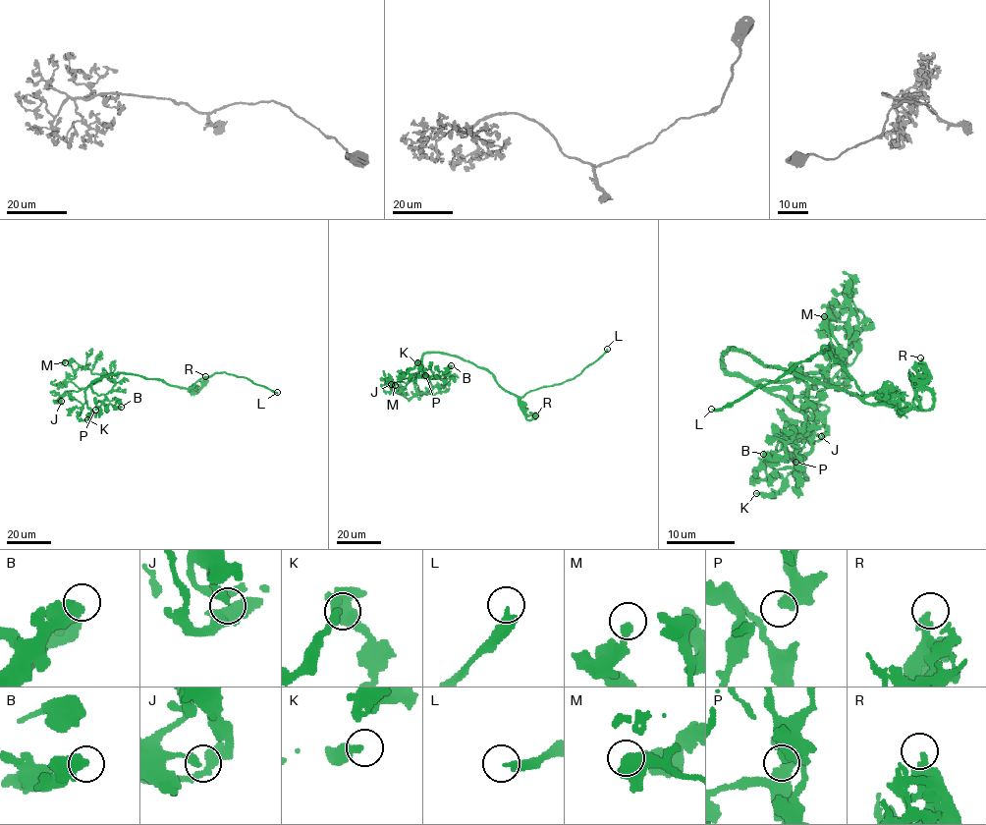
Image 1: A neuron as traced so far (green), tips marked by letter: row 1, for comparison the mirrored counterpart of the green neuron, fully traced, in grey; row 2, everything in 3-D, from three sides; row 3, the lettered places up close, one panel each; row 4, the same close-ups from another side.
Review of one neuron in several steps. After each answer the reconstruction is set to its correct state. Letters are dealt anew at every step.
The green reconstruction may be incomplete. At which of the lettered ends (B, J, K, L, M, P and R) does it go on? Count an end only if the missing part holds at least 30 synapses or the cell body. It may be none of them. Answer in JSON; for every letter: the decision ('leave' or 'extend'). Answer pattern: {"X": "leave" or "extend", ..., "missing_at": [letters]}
{"B": "leave", "J": "leave", "K": "leave", "L": "extend", "M": "leave", "P": "leave", "R": "leave", "missing_at": ["L"]}

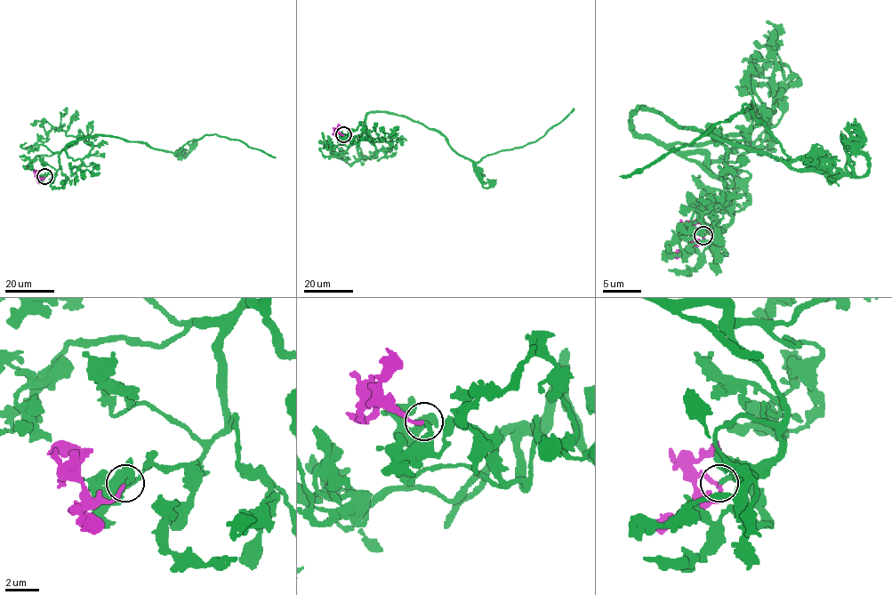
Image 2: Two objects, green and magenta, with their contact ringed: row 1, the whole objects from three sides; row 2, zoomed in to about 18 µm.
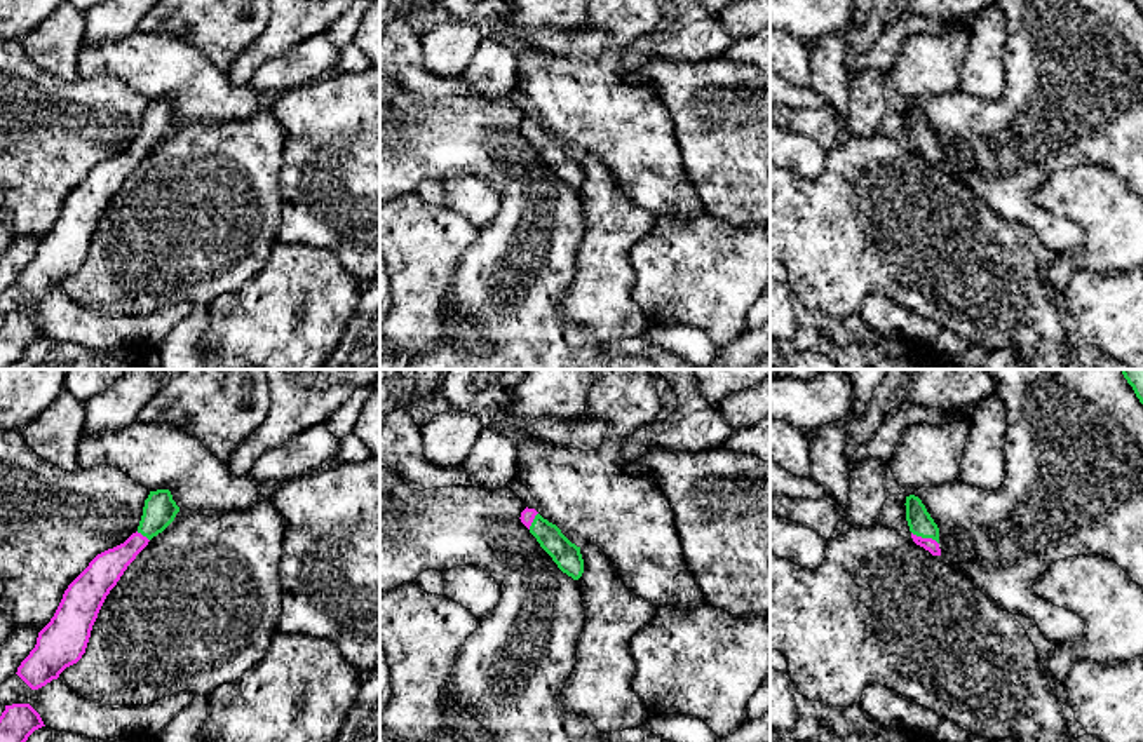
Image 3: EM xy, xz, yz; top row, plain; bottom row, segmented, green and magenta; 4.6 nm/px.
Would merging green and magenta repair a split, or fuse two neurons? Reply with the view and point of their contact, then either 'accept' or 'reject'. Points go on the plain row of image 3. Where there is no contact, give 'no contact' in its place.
contact yz (926, 147); accept

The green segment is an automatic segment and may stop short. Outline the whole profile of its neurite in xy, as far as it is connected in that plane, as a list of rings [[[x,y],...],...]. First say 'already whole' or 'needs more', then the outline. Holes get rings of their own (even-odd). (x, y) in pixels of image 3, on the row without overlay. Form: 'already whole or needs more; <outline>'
needs more; [[[169,99],[150,101],[138,141],[124,153],[98,164],[68,195],[51,232],[38,242],[37,254],[17,277],[17,286],[38,300],[57,289],[85,263],[98,223],[127,176],[176,127],[179,117]]]

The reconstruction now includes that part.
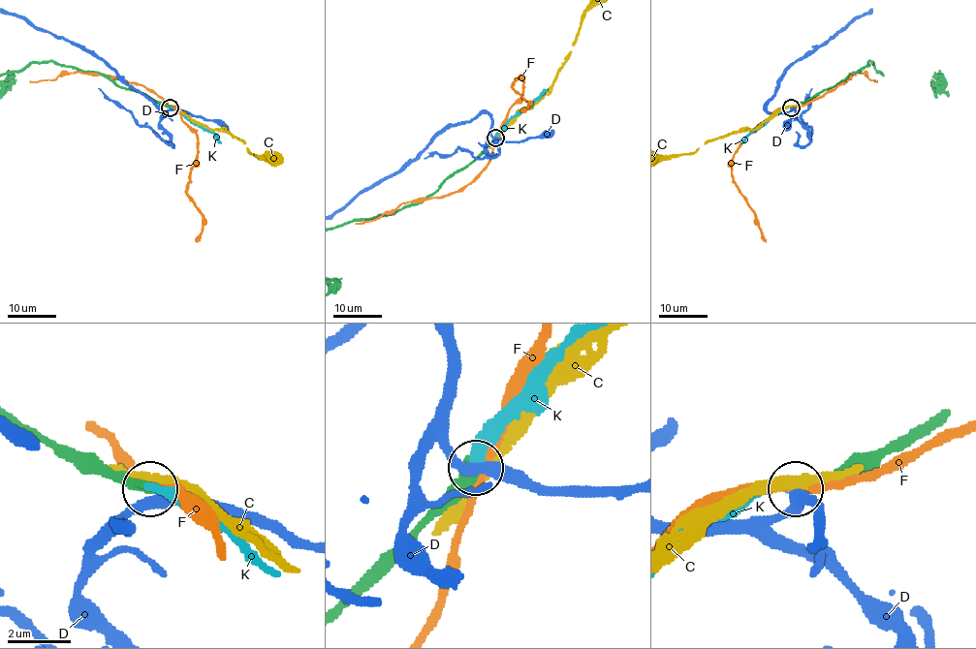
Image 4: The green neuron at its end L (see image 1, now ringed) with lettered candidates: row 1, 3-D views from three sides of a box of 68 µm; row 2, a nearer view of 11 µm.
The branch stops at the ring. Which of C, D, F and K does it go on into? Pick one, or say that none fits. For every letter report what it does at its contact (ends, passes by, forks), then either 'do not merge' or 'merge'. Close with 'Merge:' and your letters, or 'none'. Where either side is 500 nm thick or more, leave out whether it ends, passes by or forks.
C: it passes by; do not merge
D: it passes by; do not merge
F: it passes by; do not merge
K: it ends there; merge
Merge: K

